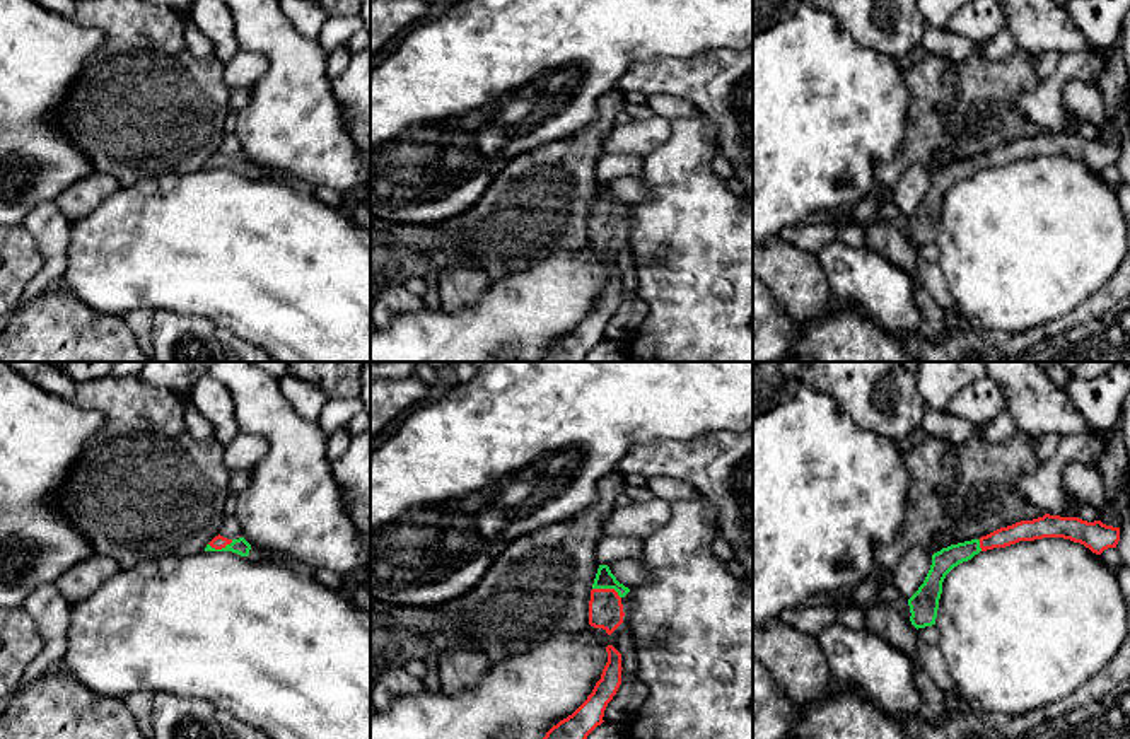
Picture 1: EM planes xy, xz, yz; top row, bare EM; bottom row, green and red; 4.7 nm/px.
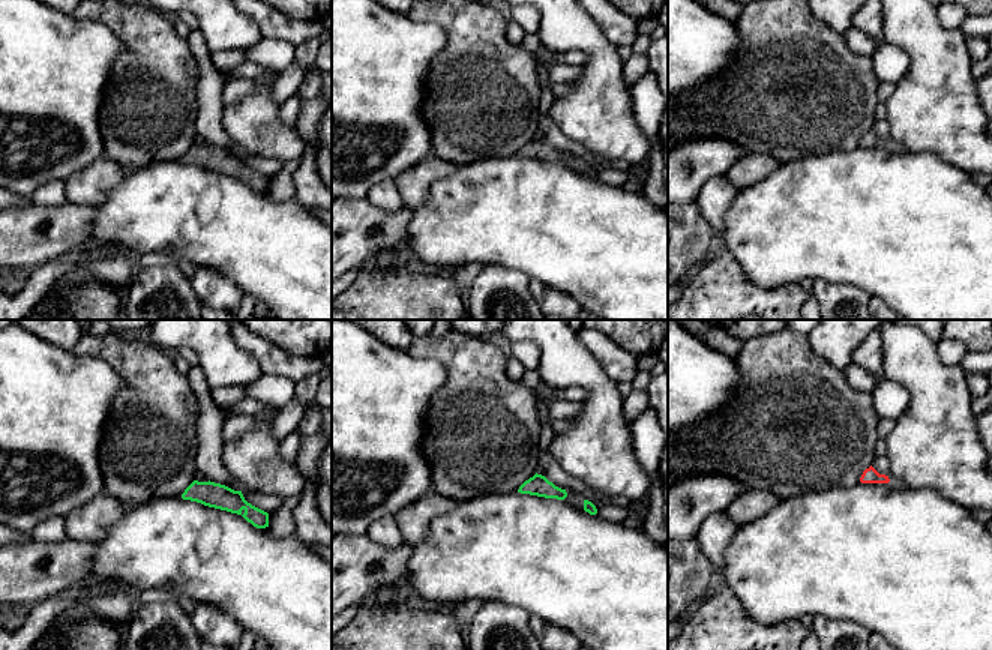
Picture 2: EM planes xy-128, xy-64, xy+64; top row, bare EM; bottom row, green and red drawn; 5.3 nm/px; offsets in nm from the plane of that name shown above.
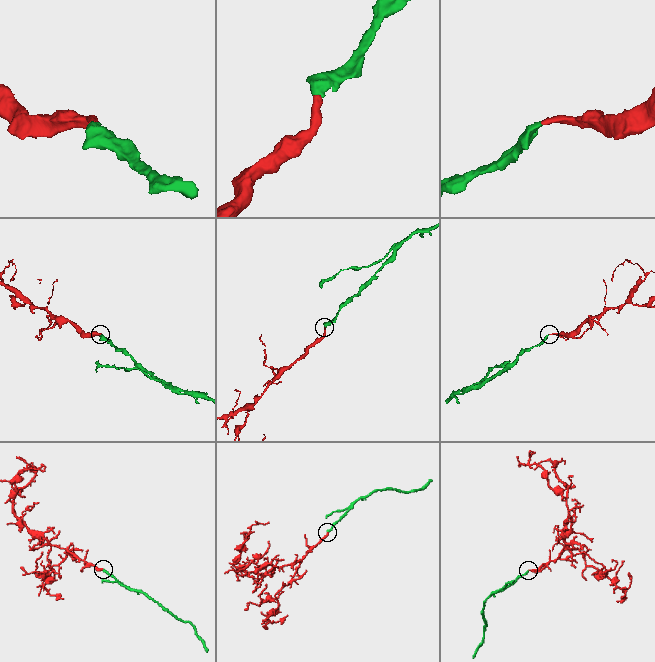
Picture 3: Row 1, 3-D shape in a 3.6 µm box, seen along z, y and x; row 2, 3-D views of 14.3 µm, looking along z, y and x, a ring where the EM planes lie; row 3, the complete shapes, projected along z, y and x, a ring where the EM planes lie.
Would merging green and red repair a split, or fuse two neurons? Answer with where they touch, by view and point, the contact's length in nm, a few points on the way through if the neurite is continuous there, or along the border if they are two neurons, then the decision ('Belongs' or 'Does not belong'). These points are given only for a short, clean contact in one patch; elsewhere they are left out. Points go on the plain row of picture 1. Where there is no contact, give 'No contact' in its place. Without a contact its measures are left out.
Touches green at xz (608, 205). Shared border 140 nm. Path across: xz (605, 197), (608, 205), (605, 226). Belongs

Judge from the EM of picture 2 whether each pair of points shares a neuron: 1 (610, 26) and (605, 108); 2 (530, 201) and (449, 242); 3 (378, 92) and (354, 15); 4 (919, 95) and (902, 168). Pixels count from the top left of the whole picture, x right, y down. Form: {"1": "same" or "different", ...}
{"1": "different", "2": "same", "3": "same", "4": "different"}

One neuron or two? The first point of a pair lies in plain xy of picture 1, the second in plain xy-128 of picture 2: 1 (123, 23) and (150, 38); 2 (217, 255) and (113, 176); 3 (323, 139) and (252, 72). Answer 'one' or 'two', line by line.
1: one
2: two
3: two

